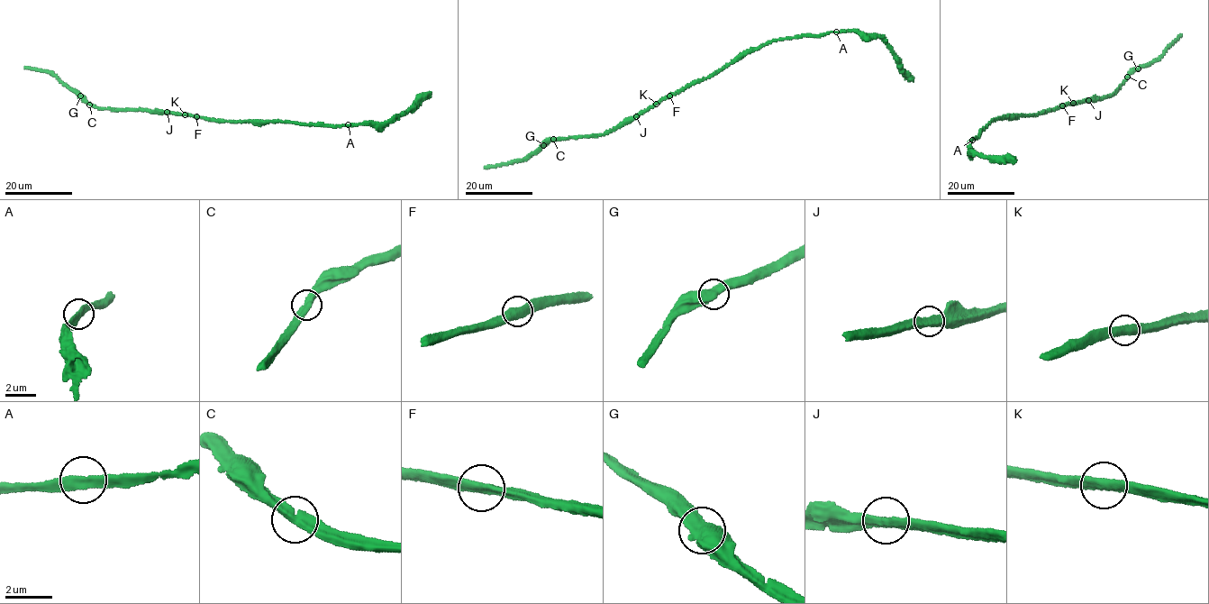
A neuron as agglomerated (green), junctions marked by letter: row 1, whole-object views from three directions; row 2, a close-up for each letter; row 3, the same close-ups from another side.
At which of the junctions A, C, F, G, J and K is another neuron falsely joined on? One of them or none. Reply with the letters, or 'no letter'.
no letter

